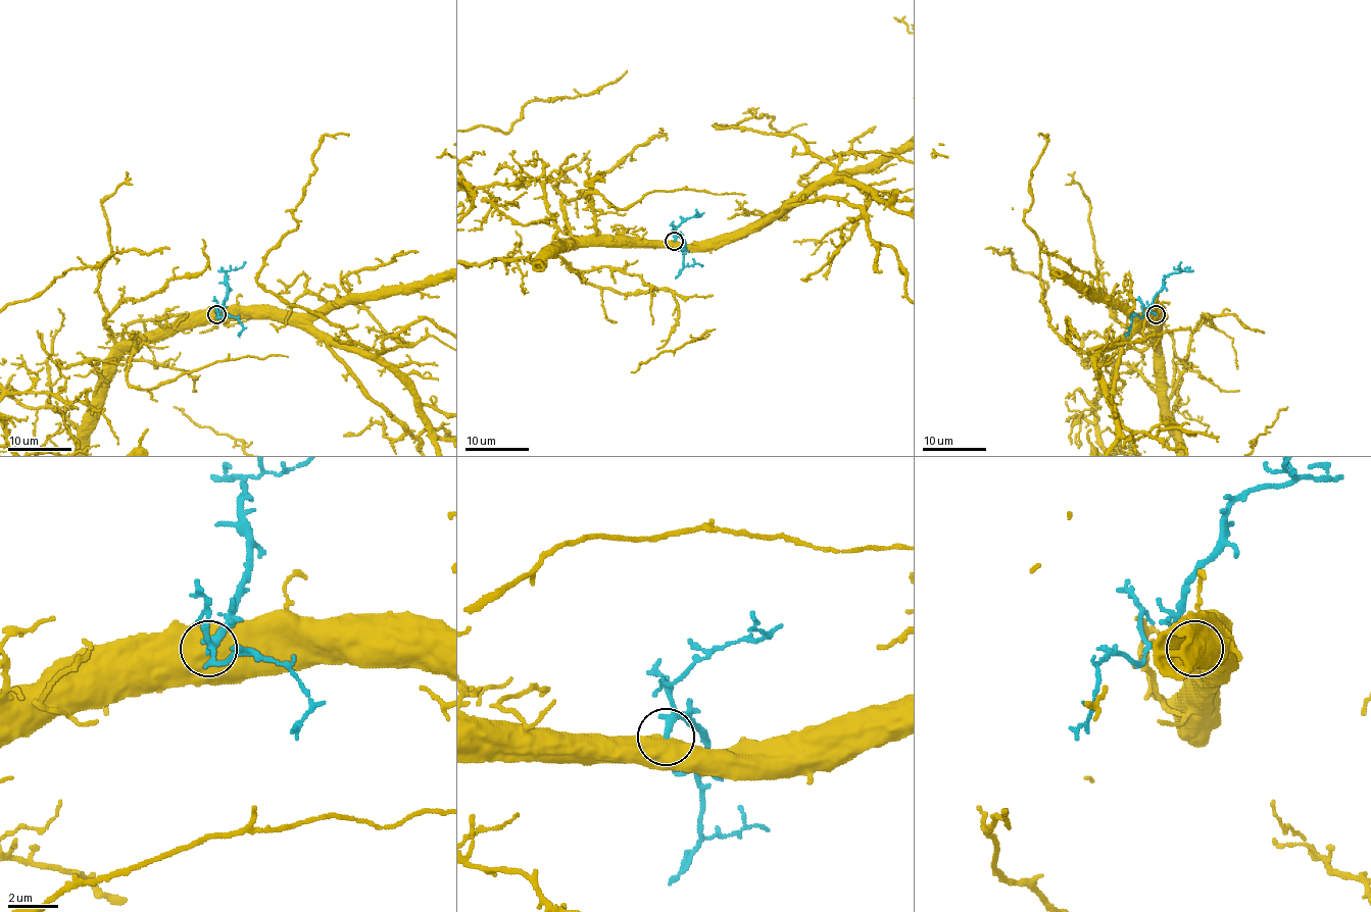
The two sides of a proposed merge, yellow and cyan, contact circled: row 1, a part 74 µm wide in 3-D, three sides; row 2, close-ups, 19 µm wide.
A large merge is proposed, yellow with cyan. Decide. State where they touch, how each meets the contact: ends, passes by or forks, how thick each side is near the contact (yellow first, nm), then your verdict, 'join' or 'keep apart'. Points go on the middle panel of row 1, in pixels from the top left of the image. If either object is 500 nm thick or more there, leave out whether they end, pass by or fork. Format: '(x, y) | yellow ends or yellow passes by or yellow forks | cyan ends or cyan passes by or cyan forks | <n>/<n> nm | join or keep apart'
(674, 241) | 900/190 nm | join

